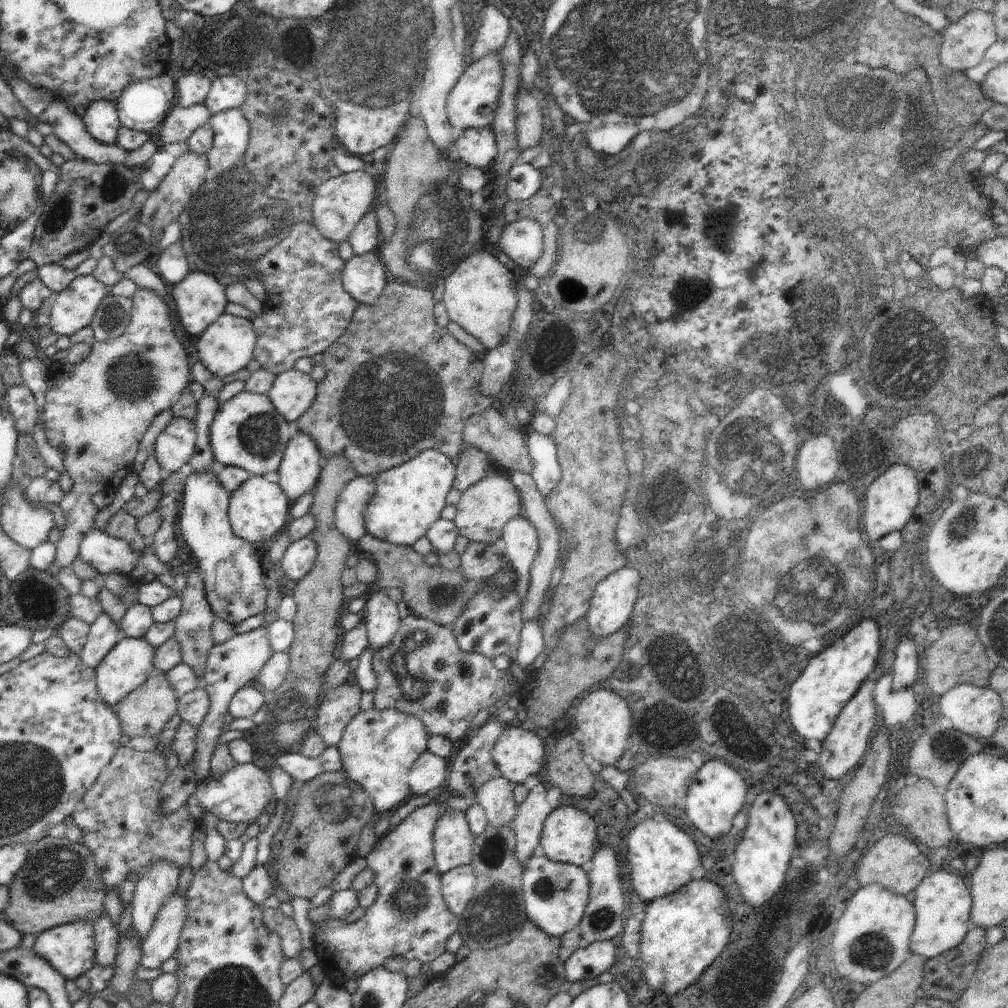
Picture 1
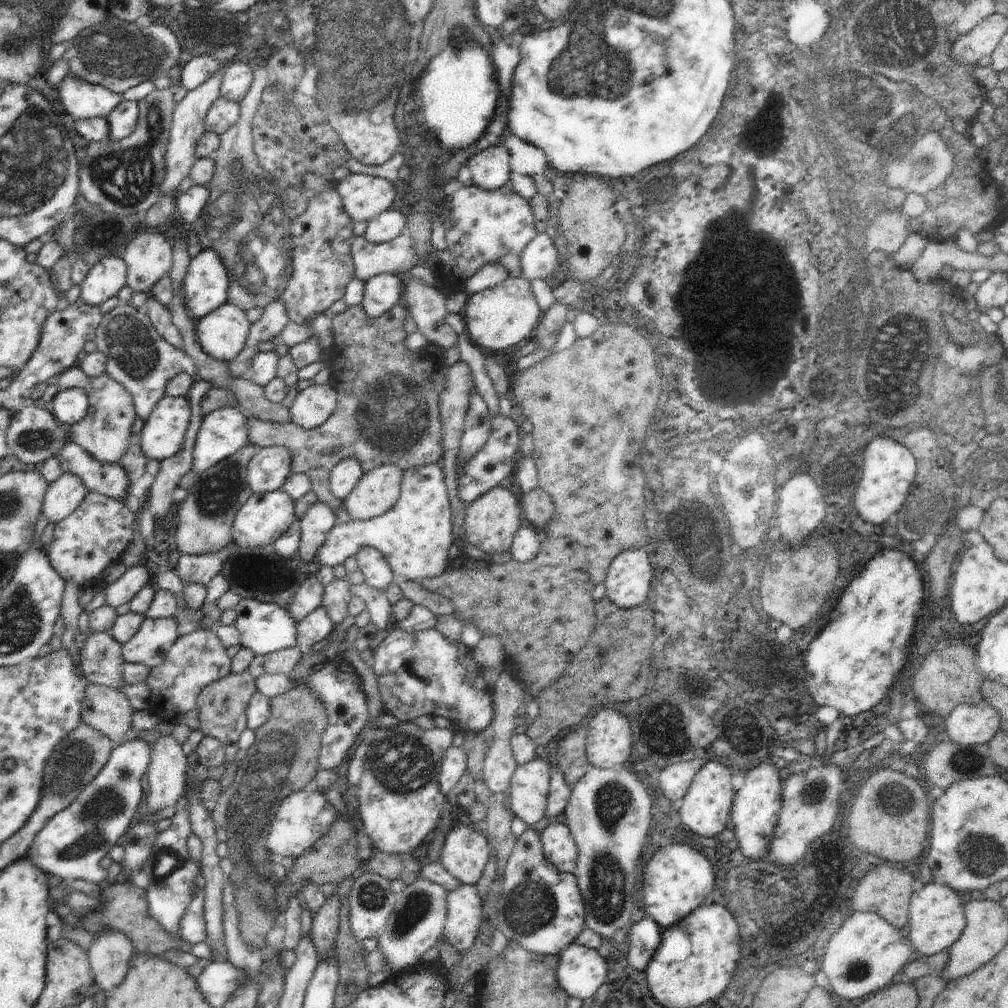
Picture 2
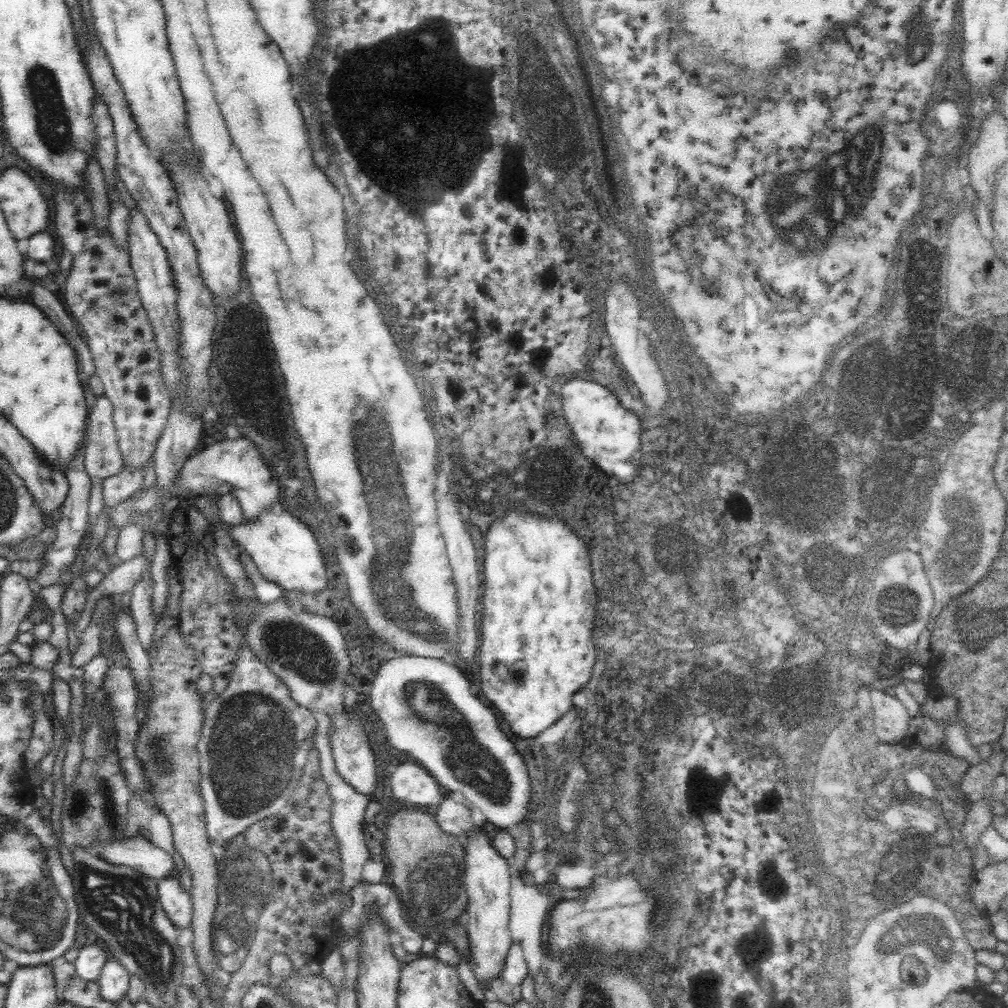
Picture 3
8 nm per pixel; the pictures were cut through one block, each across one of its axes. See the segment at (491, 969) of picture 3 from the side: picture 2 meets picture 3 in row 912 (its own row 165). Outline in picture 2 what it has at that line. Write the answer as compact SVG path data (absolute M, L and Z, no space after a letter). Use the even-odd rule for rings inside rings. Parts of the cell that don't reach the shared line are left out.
M492 145L482 152L475 152L467 160L472 172L472 182L487 191L493 191L509 184L511 177L510 151L502 146Z

